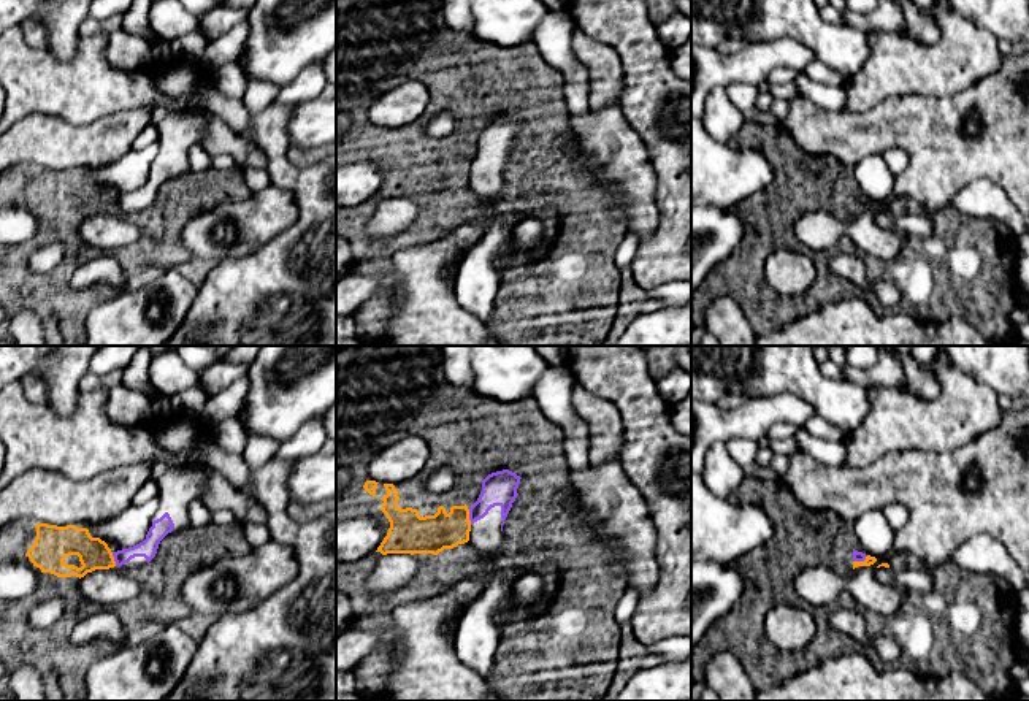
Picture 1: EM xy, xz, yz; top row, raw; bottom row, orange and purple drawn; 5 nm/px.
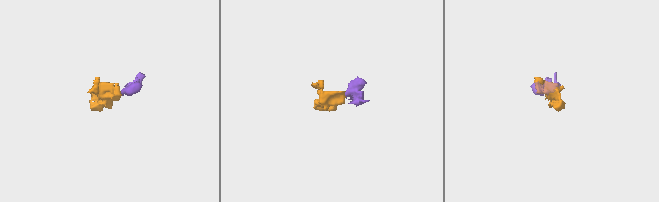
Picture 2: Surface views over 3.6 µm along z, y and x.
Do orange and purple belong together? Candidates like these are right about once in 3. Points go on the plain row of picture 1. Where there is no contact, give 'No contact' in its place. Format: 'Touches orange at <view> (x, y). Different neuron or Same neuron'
Touches orange at xz (468, 162). Different neuron

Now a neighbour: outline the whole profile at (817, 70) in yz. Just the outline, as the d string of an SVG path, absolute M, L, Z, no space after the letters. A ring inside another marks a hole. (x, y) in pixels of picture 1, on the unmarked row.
M812 60L802 71L809 79L828 87L842 87L845 79L837 70L820 60Z

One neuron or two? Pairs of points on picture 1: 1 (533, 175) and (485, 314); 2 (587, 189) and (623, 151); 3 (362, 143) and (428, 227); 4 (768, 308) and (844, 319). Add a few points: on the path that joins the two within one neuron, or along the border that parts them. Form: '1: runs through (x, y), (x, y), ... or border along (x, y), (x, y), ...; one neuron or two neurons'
1: border along (514, 243), (504, 252), (501, 265); two neurons
2: border along (574, 162), (585, 167), (609, 191), (612, 213); two neurons
3: runs through (387, 149), (425, 187), (427, 202); one neuron
4: border along (831, 300), (815, 310), (799, 313), (776, 329); two neurons

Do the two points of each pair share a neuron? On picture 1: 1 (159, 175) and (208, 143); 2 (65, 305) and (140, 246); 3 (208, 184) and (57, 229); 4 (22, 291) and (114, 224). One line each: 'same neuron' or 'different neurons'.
1: same neuron
2: same neuron
3: same neuron
4: same neuron

